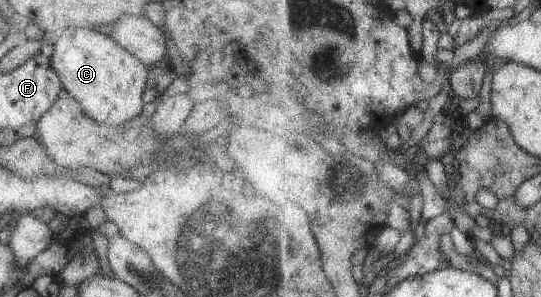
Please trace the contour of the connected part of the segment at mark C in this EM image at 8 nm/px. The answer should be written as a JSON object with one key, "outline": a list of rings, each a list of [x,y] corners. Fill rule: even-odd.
{"outline":[[[93,28],[63,29],[54,36],[51,43],[54,47],[49,57],[52,69],[56,71],[62,88],[76,100],[80,109],[84,111],[84,115],[88,115],[97,124],[102,123],[108,126],[126,123],[129,119],[139,116],[144,104],[142,93],[146,85],[147,69],[134,55],[122,49],[112,37],[101,34]]]}

